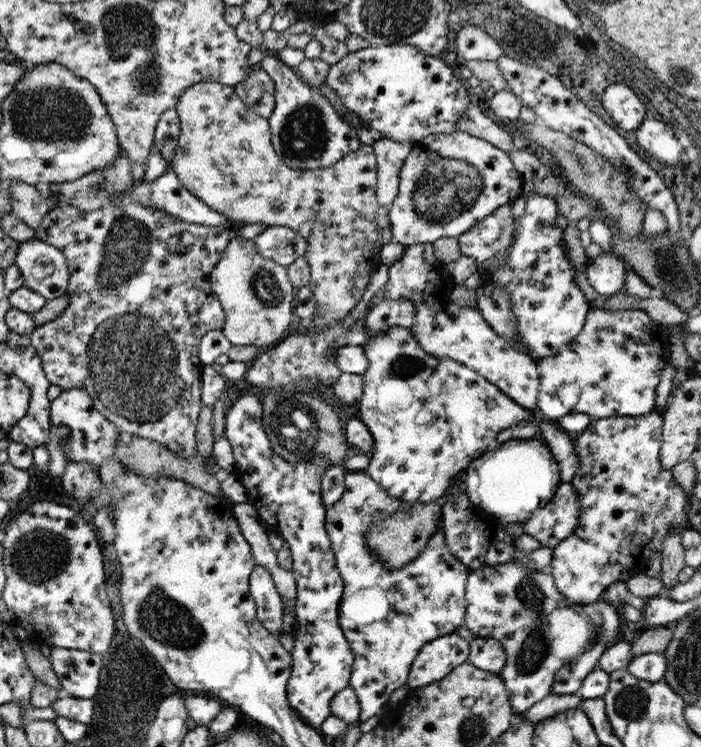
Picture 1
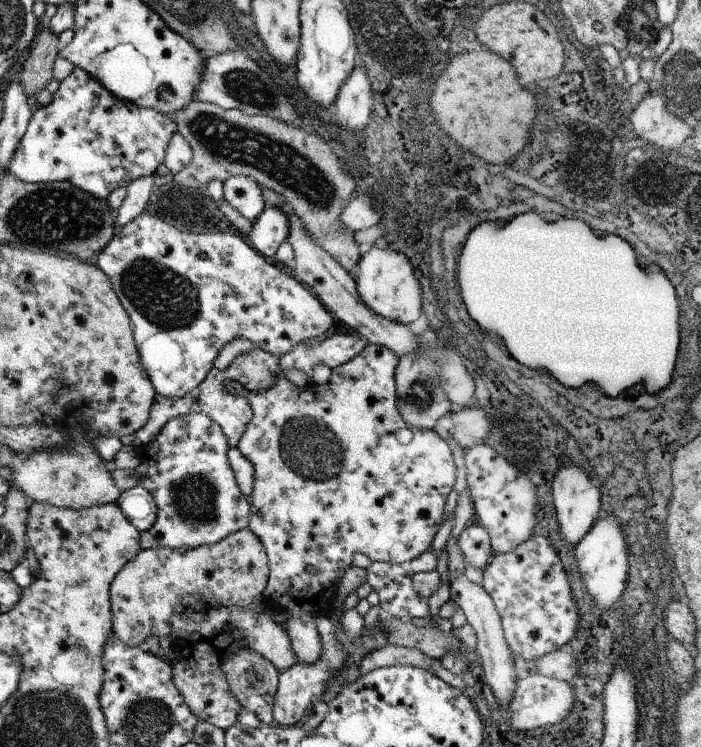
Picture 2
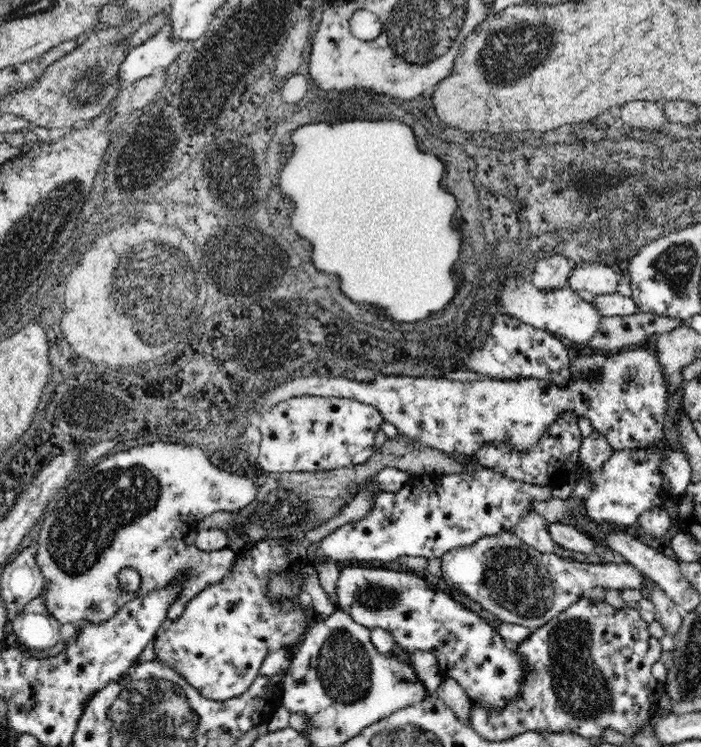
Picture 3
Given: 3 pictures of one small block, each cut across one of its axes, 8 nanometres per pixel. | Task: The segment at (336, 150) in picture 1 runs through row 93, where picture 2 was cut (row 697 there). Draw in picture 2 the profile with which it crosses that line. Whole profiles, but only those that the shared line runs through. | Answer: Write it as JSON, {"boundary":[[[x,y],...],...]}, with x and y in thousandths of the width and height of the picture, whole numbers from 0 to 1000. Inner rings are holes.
{"boundary":[[[452,822],[449,825],[449,833],[452,833],[452,843],[455,843],[455,854],[461,859],[461,876],[455,878],[455,884],[449,889],[432,889],[432,886],[424,886],[421,892],[415,892],[409,900],[398,902],[398,918],[395,918],[395,929],[392,929],[392,945],[389,945],[389,969],[392,972],[401,972],[401,975],[415,975],[415,969],[427,967],[429,964],[429,956],[432,950],[444,942],[444,934],[452,934],[455,926],[464,924],[464,916],[466,910],[475,905],[478,894],[489,894],[492,886],[504,884],[504,876],[512,873],[512,876],[524,876],[526,870],[532,867],[541,867],[546,865],[546,849],[541,849],[541,843],[532,841],[529,846],[529,857],[526,857],[526,846],[518,843],[518,851],[515,851],[515,859],[512,865],[504,865],[504,859],[492,851],[492,843],[484,835],[475,835],[466,825],[461,822]]]}

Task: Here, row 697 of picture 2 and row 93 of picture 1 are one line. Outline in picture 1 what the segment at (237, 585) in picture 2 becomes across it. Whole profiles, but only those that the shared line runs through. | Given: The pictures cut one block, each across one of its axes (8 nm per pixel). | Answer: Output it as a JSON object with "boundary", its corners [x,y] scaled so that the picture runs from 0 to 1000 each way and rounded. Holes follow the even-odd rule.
{"boundary":[[[278,112],[267,118],[250,139],[255,182],[247,201],[247,212],[238,225],[247,228],[258,252],[264,252],[278,268],[295,273],[301,281],[321,289],[321,297],[409,303],[421,308],[435,324],[438,335],[432,348],[441,359],[441,391],[452,407],[452,418],[432,428],[432,447],[449,452],[455,444],[475,439],[495,428],[506,415],[529,364],[541,356],[541,332],[535,311],[535,193],[518,195],[509,203],[498,203],[484,220],[455,228],[418,228],[392,206],[387,190],[384,158],[372,158],[355,147],[335,126],[332,115],[321,112]]]}

